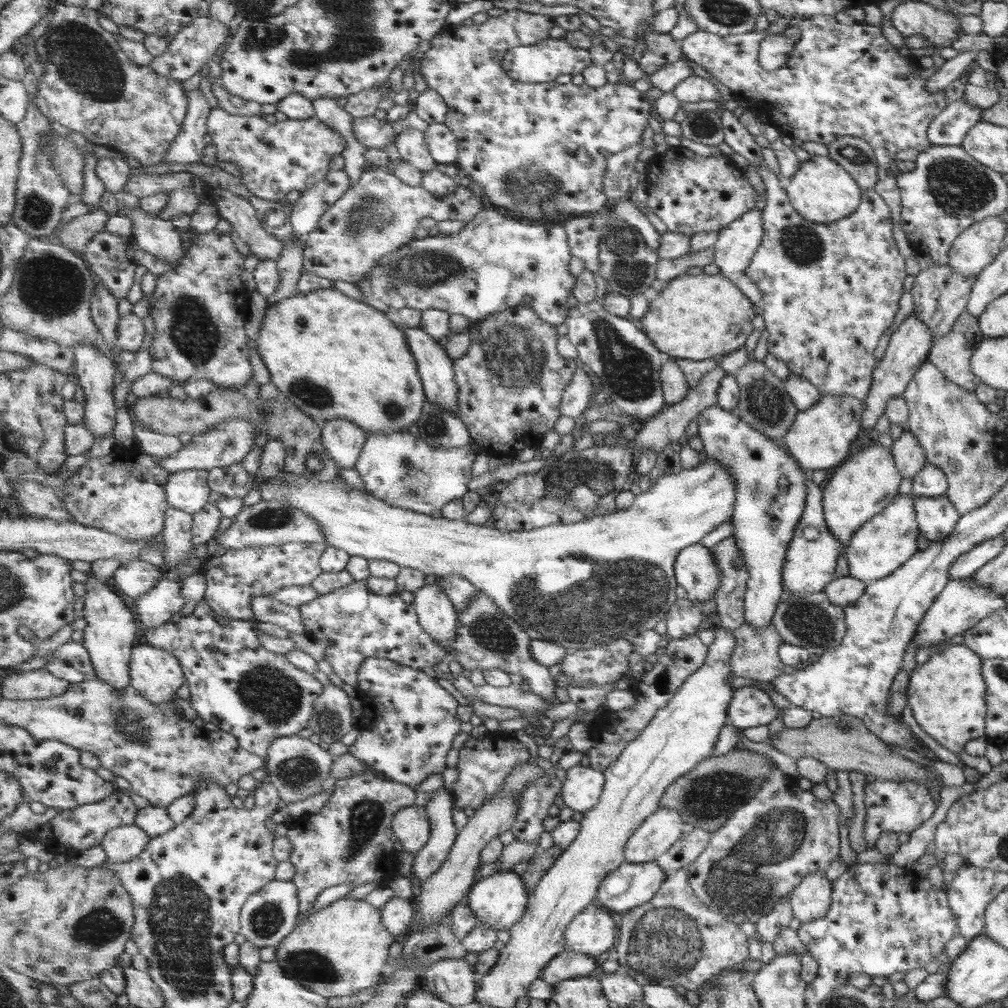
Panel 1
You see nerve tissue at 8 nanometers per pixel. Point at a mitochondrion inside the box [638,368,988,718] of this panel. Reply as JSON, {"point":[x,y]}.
{"point":[809,622]}

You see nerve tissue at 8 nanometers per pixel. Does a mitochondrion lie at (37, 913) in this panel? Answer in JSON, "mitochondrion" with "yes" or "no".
{"mitochondrion":"no"}

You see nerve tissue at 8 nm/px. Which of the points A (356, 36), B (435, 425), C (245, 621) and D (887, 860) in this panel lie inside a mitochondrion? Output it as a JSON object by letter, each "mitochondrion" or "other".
{"A":"mitochondrion","B":"mitochondrion","C":"other","D":"other"}

